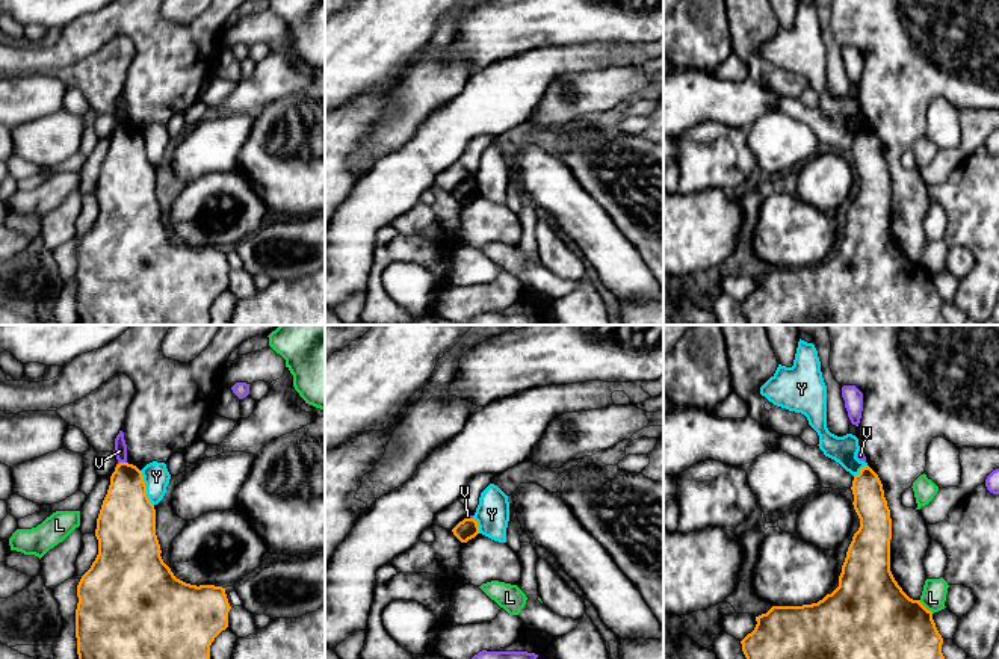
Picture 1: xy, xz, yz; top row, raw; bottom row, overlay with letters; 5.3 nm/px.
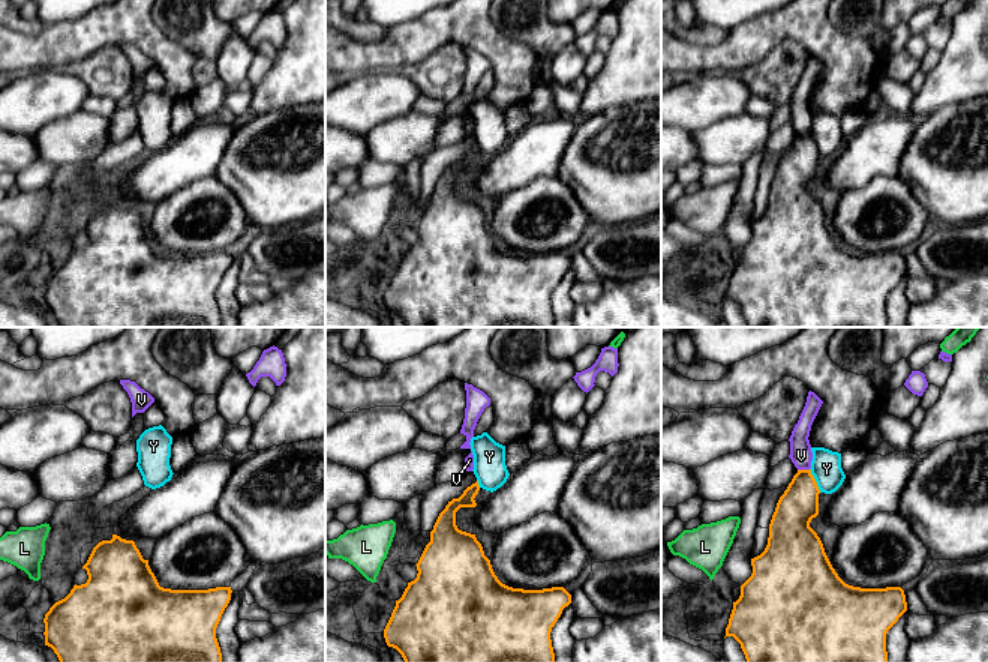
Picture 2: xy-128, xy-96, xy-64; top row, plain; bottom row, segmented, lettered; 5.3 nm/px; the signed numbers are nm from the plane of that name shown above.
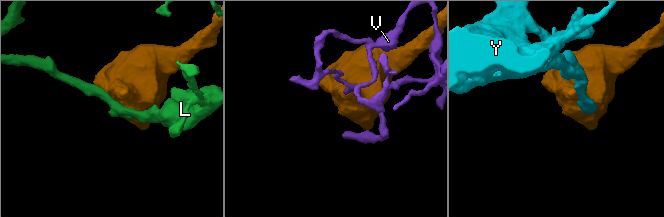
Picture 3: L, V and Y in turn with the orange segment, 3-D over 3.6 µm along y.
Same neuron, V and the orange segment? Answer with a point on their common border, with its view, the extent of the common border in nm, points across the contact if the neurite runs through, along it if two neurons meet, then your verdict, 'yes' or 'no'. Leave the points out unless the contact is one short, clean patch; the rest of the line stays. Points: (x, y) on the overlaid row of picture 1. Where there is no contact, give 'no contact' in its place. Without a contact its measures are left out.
xy (121, 463) | 50 nm | along xy (126, 461), (118, 464) | no

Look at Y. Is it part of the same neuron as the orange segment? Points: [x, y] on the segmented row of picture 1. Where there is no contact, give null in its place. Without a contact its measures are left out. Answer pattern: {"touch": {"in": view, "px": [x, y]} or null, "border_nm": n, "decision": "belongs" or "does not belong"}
{"touch": {"in": "xy", "px": [145, 488]}, "border_nm": 200, "decision": "does not belong"}

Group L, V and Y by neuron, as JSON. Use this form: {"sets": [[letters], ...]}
{"sets": [["L"], ["V"], ["Y"]]}

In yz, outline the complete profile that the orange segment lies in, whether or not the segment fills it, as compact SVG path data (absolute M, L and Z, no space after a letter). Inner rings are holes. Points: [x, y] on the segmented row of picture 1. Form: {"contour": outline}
{"contour": "M863 467L852 481L854 509L860 528L848 547L839 586L822 600L803 606L772 606L766 614L756 617L756 627L742 641L747 659L945 659L943 638L920 600L910 599L890 571L892 518L883 484L878 475Z"}

